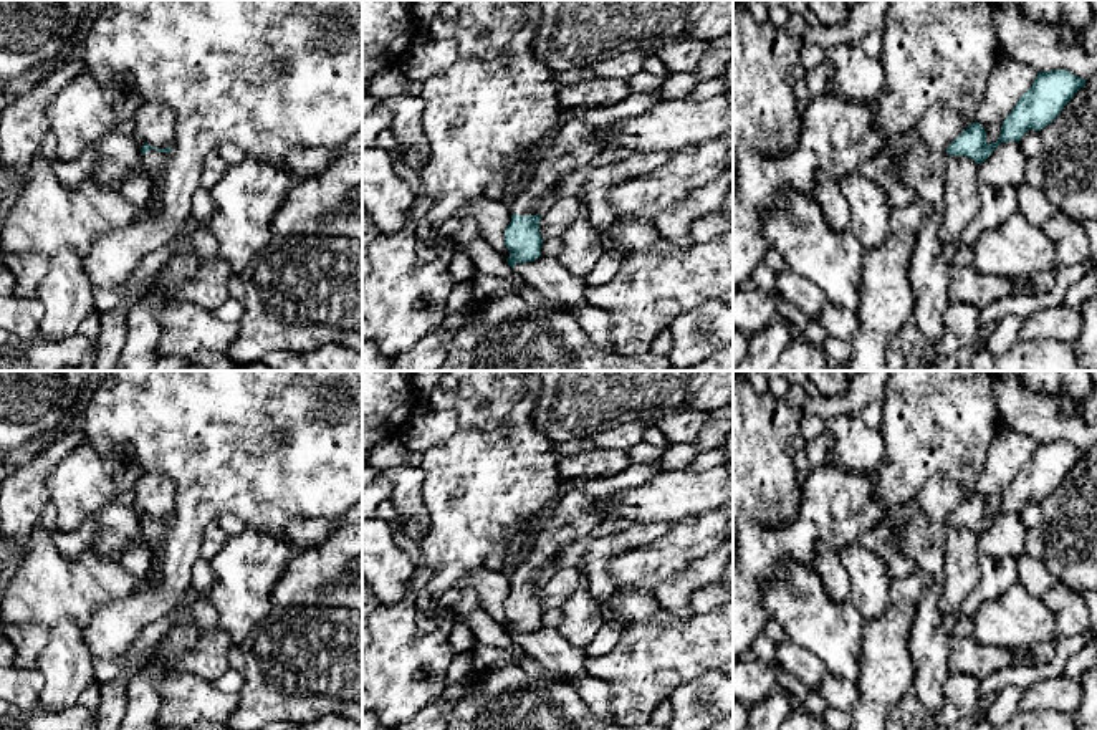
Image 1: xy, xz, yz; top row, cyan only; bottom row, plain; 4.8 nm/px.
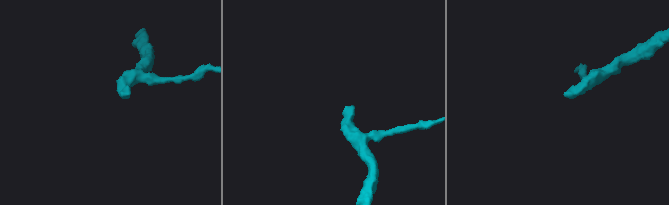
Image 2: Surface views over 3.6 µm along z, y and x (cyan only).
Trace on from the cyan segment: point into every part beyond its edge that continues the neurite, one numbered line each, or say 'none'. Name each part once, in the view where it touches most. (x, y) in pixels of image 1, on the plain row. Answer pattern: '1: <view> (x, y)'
1: xy (154, 530)

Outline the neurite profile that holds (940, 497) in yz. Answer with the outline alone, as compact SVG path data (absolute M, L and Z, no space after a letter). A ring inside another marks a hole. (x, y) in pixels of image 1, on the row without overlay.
M943 473L932 475L917 495L922 513L933 523L946 518L963 503L963 488Z

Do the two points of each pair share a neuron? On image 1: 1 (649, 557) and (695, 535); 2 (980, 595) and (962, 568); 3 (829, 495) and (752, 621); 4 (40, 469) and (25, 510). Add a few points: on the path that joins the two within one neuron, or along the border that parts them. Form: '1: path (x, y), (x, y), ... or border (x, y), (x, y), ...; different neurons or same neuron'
1: path (661, 557), (667, 557), (684, 543); same neuron
2: border (980, 555), (980, 581), (968, 595), (962, 609); different neurons
3: path (801, 527), (752, 576), (752, 590); same neuron
4: path (32, 479), (25, 500); same neuron

